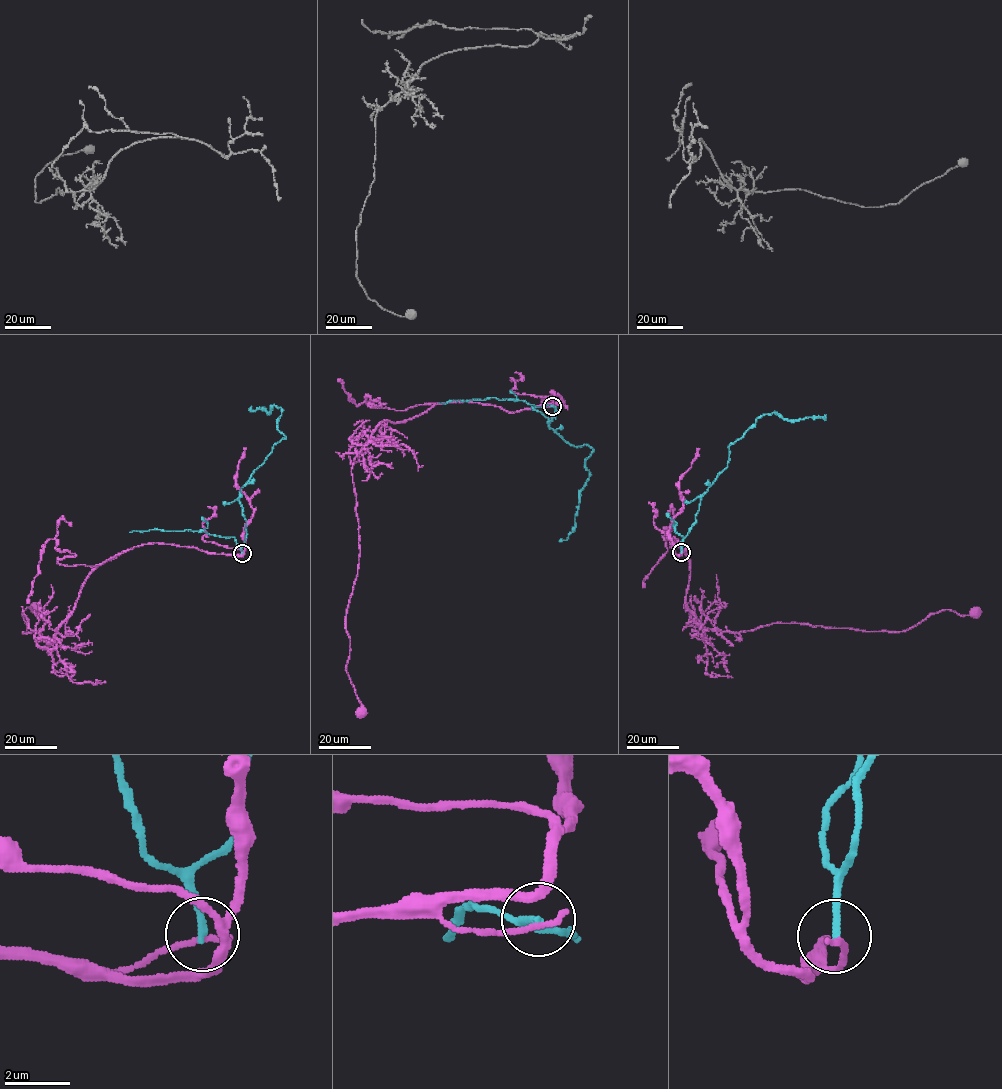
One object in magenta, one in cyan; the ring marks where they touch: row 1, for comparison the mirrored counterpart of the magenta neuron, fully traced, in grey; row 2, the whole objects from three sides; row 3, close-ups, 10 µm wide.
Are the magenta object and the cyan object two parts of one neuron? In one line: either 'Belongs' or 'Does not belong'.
Does not belong

